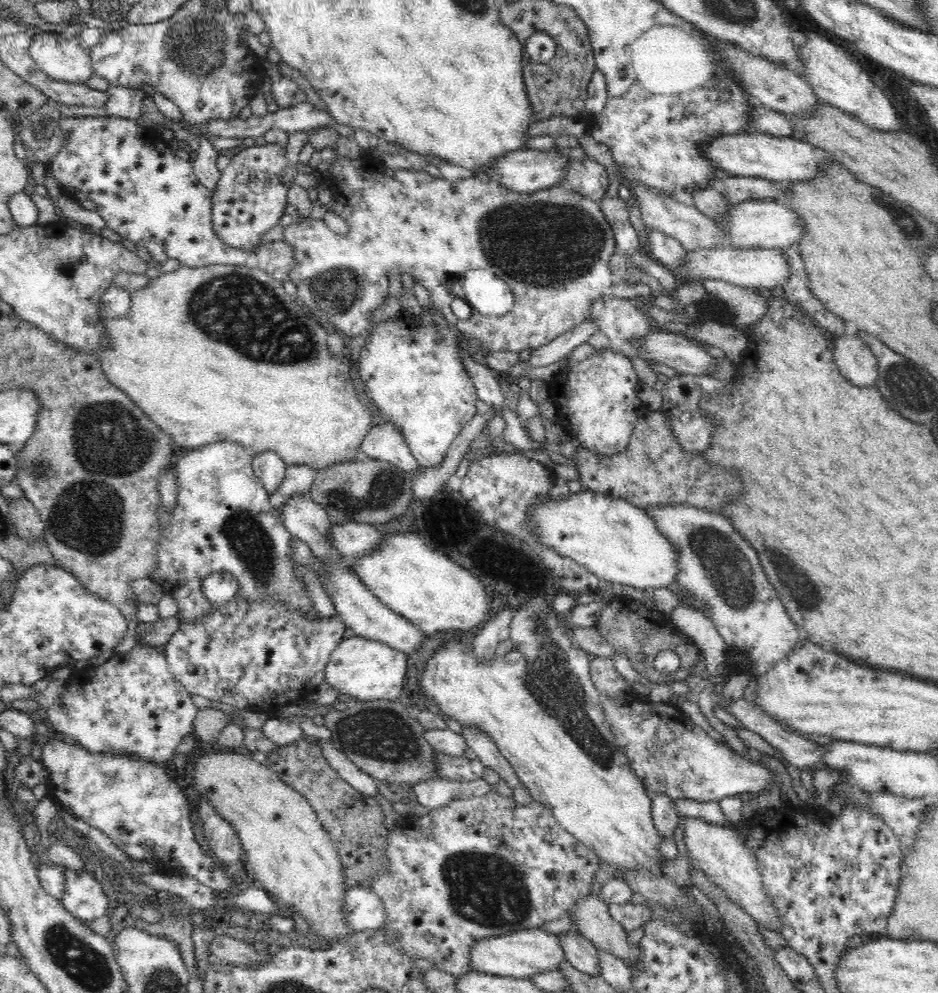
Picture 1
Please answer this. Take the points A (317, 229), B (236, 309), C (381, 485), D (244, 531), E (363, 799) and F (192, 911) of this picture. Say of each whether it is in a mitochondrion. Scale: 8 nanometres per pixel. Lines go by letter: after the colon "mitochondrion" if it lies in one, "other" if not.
A: other
B: mitochondrion
C: mitochondrion
D: mitochondrion
E: other
F: other

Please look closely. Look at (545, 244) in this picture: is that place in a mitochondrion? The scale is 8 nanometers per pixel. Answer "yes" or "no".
yes

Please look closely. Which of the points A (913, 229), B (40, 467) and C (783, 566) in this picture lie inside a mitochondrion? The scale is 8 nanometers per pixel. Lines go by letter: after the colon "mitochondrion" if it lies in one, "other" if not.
A: mitochondrion
B: mitochondrion
C: mitochondrion

